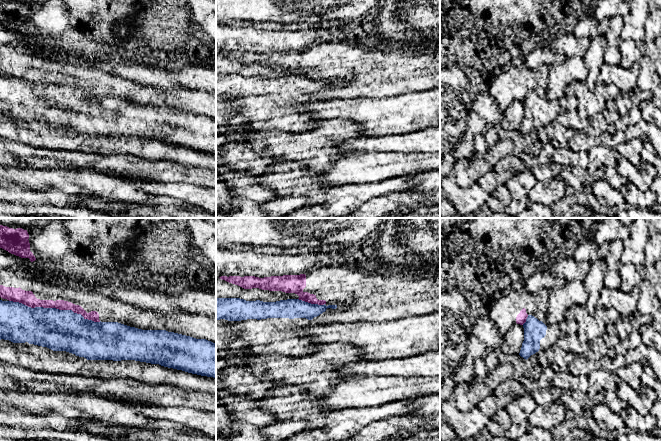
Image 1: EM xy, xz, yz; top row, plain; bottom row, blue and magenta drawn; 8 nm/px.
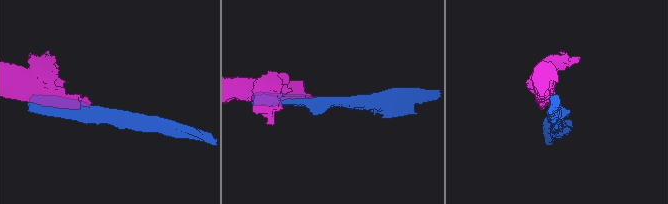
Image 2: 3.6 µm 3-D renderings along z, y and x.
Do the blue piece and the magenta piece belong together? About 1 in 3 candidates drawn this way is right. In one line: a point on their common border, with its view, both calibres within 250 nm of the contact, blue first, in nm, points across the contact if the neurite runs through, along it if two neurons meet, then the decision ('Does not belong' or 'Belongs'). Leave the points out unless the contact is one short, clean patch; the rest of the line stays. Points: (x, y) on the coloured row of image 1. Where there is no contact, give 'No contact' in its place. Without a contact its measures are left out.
Touches blue at xy (55, 308). Thickness 340 nm (blue) against 120 nm. Does not belong

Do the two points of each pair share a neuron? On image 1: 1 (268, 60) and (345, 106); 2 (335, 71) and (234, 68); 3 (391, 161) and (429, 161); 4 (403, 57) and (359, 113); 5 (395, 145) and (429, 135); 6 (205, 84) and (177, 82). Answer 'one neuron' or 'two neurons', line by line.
1: two neurons
2: two neurons
3: one neuron
4: two neurons
5: one neuron
6: one neuron

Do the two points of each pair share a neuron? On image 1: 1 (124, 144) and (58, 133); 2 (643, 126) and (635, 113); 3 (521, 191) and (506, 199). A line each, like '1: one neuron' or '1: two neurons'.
1: one neuron
2: two neurons
3: two neurons

